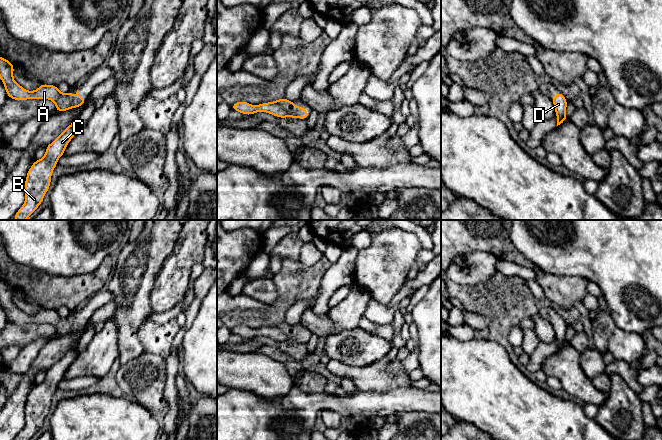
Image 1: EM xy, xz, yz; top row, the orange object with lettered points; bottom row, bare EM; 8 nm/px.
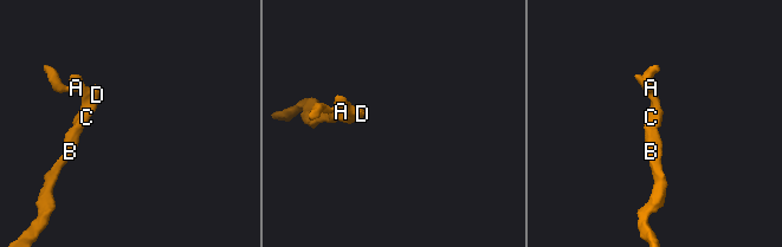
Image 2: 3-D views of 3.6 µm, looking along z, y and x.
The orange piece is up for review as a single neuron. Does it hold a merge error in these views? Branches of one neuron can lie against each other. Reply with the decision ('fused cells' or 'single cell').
single cell

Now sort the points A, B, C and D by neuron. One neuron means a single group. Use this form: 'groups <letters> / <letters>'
groups A B C D

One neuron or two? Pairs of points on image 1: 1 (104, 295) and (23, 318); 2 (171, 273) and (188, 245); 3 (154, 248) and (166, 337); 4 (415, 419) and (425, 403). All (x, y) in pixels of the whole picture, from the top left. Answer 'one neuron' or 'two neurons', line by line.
1: one neuron
2: one neuron
3: two neurons
4: two neurons

